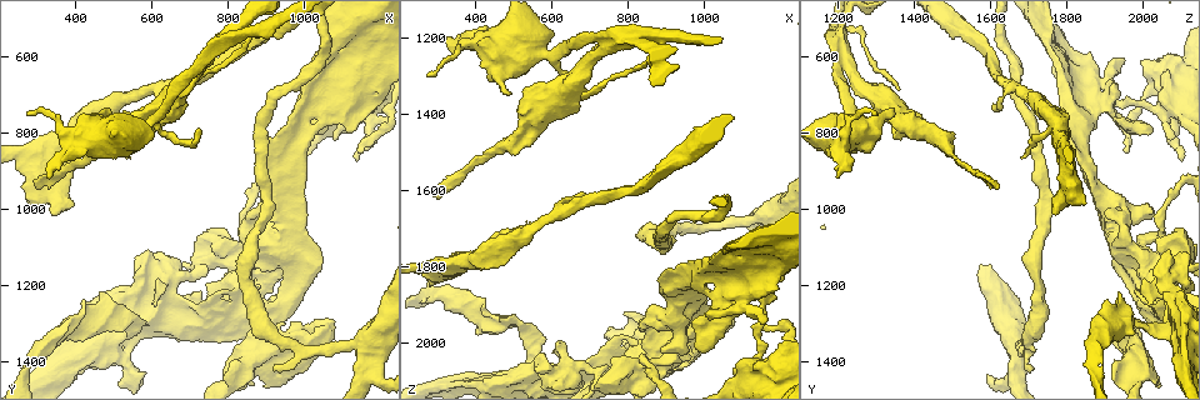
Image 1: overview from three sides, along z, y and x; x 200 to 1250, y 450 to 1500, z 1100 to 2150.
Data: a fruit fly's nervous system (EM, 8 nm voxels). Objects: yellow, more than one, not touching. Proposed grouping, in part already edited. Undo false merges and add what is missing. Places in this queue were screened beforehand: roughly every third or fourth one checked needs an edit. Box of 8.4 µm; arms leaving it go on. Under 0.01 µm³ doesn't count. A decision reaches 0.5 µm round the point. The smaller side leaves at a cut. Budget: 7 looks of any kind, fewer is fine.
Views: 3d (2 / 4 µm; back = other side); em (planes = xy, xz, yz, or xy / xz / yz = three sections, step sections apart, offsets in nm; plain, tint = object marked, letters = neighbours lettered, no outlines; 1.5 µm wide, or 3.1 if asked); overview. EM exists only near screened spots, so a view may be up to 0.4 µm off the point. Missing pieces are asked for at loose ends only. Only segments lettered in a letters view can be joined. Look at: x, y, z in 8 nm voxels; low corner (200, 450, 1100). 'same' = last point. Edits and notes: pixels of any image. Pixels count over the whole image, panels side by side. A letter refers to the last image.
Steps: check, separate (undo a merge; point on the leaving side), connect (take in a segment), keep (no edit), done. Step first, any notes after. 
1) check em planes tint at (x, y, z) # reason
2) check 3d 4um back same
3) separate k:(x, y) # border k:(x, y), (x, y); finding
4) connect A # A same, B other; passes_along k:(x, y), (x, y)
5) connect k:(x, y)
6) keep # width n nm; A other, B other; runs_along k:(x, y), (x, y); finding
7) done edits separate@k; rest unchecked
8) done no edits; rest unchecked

check 3d 4um at (735, 630, 1245) # free end

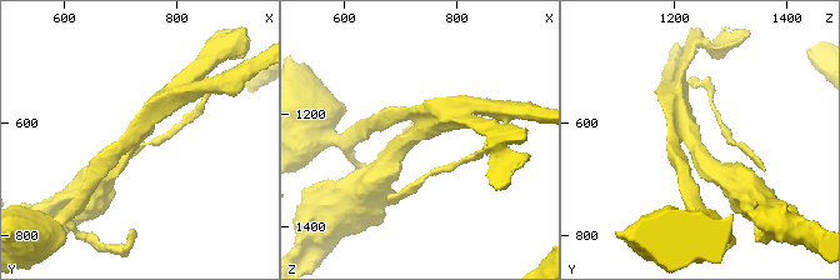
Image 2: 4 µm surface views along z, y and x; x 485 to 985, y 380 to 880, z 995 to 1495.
check em xy step 4 tint at (730, 635, 1245) # arm_widths 240, 260 nm

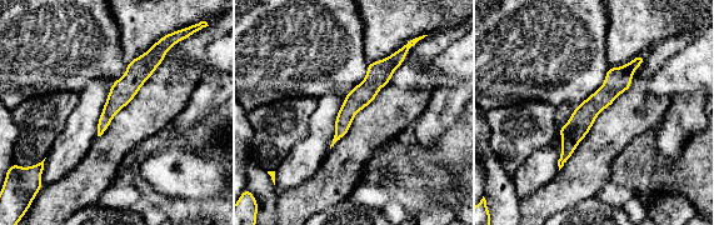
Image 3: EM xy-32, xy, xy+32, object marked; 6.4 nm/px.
check em planes letters same

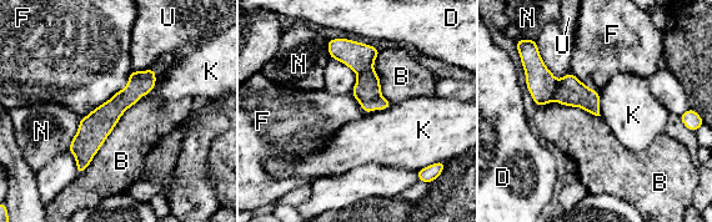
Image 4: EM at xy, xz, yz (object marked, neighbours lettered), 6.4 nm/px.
separate 4:(571, 91) # B other, D other, F other, K other, N other, U other; two neurons meet here

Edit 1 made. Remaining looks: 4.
check overview

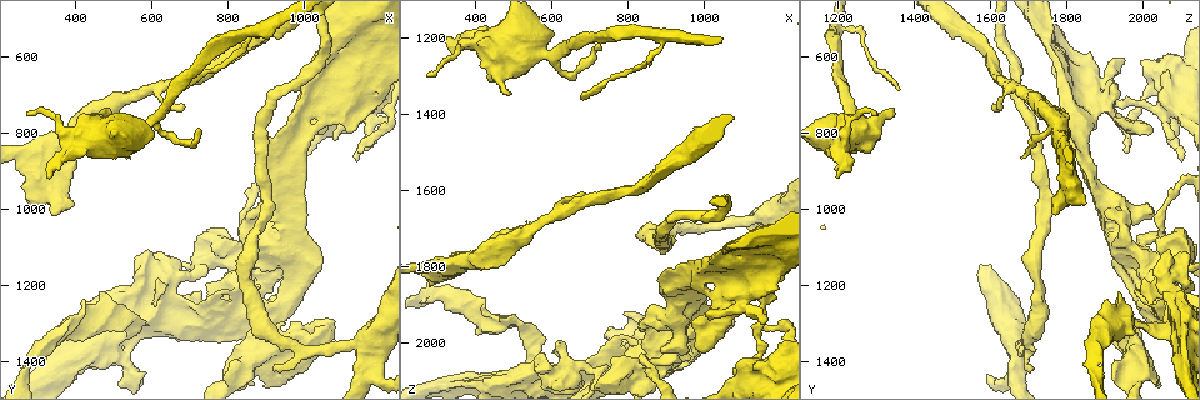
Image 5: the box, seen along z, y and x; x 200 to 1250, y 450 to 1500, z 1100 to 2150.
check em yz step 8 tint at (1135, 1350, 1675) # thin arm on a thick one

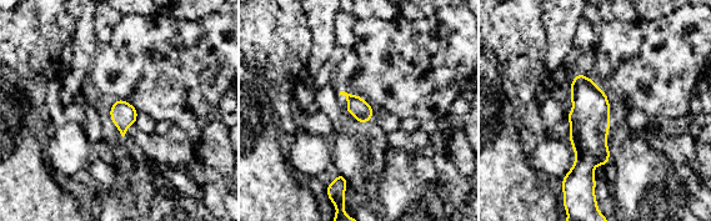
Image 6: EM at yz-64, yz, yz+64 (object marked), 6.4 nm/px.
check em planes letters same # cut it another way

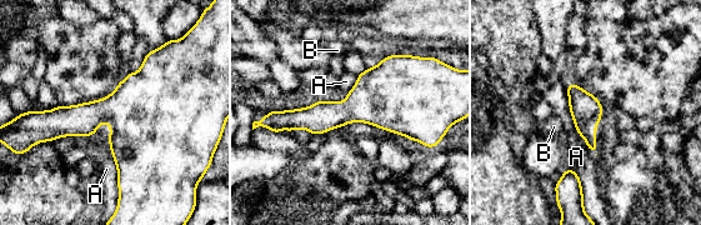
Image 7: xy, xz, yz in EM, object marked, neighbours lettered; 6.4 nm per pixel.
keep # width 200 nm; A other, B other; border 7:(566, 83), (574, 128), (596, 155); one neuron here

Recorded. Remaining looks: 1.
done edits separate@4; rest unchecked

